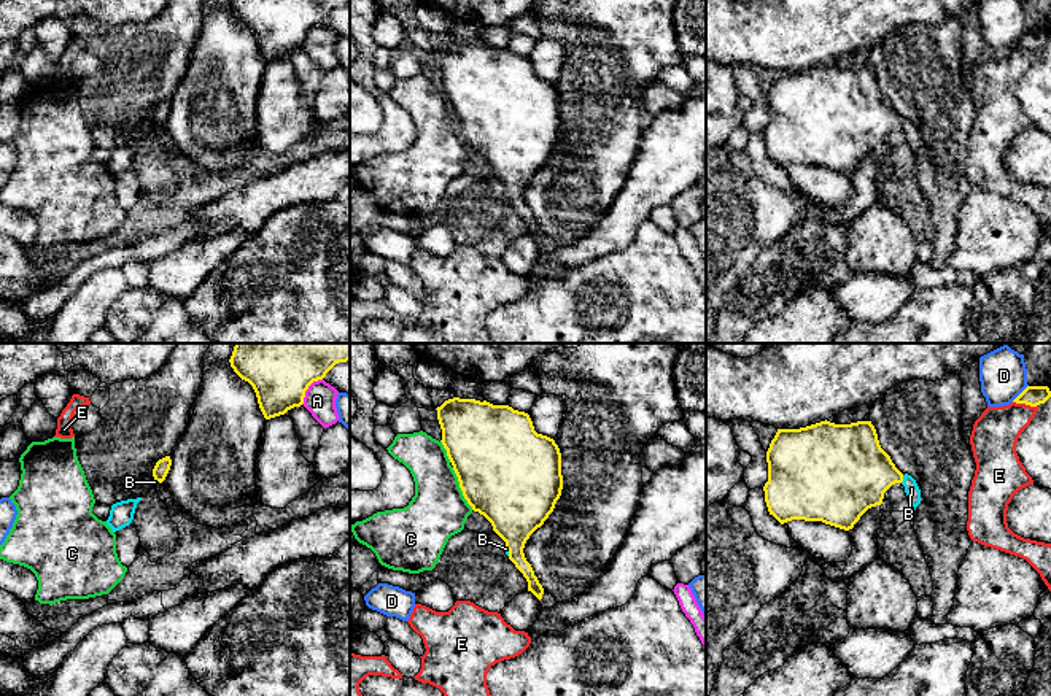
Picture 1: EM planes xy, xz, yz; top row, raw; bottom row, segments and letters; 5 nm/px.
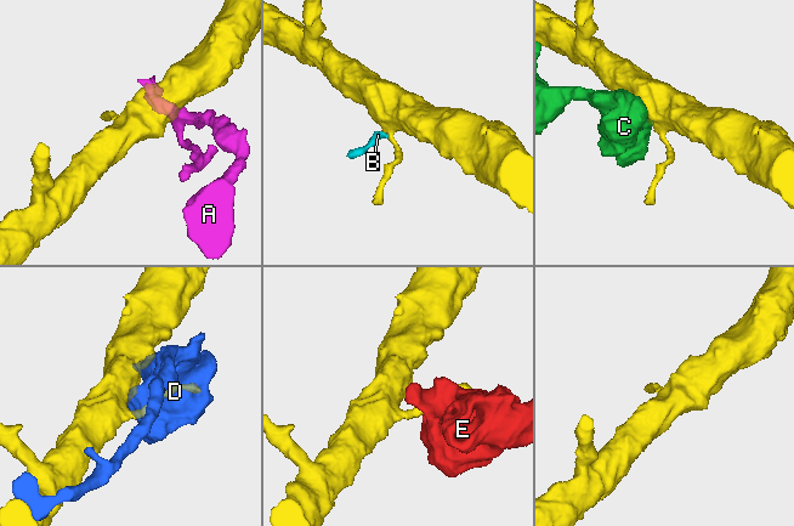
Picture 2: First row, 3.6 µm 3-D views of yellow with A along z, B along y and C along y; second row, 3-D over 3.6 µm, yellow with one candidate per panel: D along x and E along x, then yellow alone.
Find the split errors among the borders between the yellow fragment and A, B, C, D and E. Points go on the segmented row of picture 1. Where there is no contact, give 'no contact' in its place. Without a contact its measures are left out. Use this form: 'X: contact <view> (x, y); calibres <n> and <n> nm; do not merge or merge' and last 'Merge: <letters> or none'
A: contact xy (307, 388); calibres 480 and 160 nm; do not merge
B: contact yz (902, 479); calibres 380 and 70 nm; merge
C: contact xz (460, 487); calibres 500 and 280 nm; do not merge
D: contact yz (1021, 393); calibres 100 and 240 nm; do not merge
E: contact yz (1026, 404); calibres 100 and 240 nm; do not merge
Merge: B

